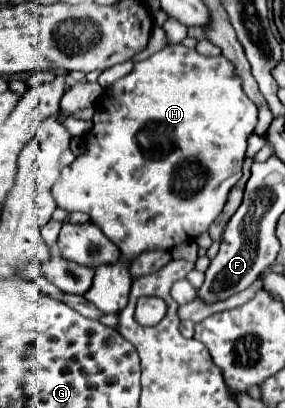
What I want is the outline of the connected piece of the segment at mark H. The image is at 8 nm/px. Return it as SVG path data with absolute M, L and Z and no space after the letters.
M183 44L167 46L151 58L137 62L133 72L117 80L101 98L93 128L83 138L85 152L61 170L51 194L57 208L87 212L103 234L119 248L121 258L111 266L99 266L95 280L85 298L105 314L117 314L127 304L131 274L129 264L149 250L171 250L173 246L193 240L207 232L211 222L221 214L229 190L241 174L247 138L257 124L257 108L243 92L235 66L223 56L207 58Z

